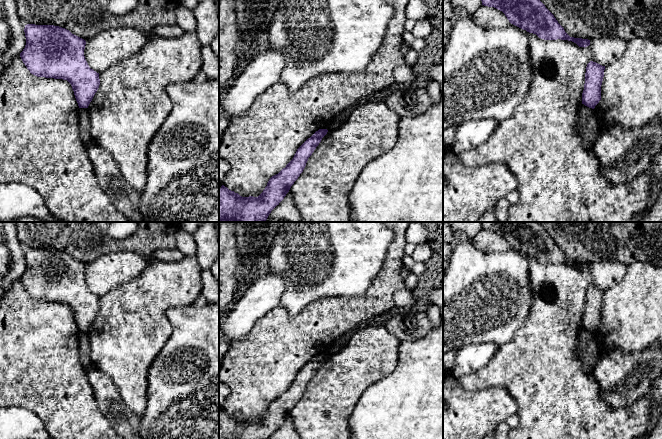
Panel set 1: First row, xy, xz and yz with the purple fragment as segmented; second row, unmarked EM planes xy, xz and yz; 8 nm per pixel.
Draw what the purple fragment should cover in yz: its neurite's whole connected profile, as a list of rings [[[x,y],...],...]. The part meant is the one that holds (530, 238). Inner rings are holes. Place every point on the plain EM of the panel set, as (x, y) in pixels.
[[[480,222],[482,229],[502,235],[509,246],[544,264],[568,264],[587,271],[590,264],[570,261],[538,222]]]

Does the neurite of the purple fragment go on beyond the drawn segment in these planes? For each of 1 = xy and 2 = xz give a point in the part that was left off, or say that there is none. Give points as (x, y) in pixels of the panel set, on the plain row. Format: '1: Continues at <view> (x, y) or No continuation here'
1: No continuation here
2: No continuation here

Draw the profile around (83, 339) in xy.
[[[86,332],[78,336],[80,361],[86,371],[94,367],[89,354],[89,337]]]

